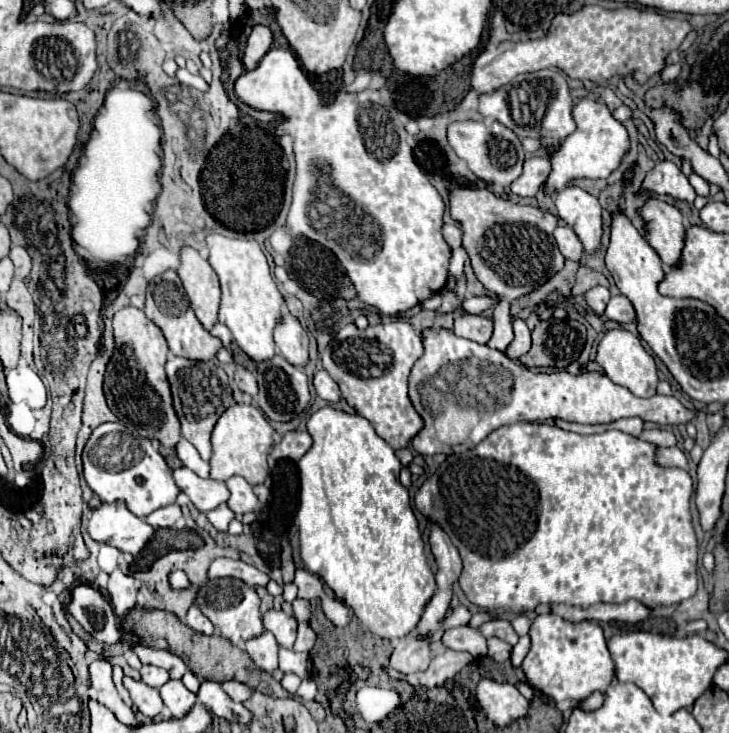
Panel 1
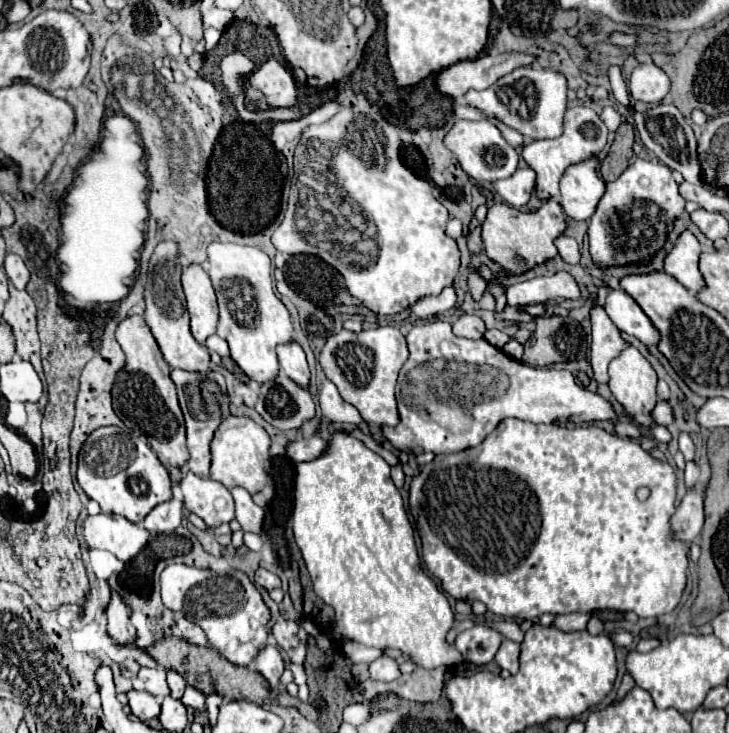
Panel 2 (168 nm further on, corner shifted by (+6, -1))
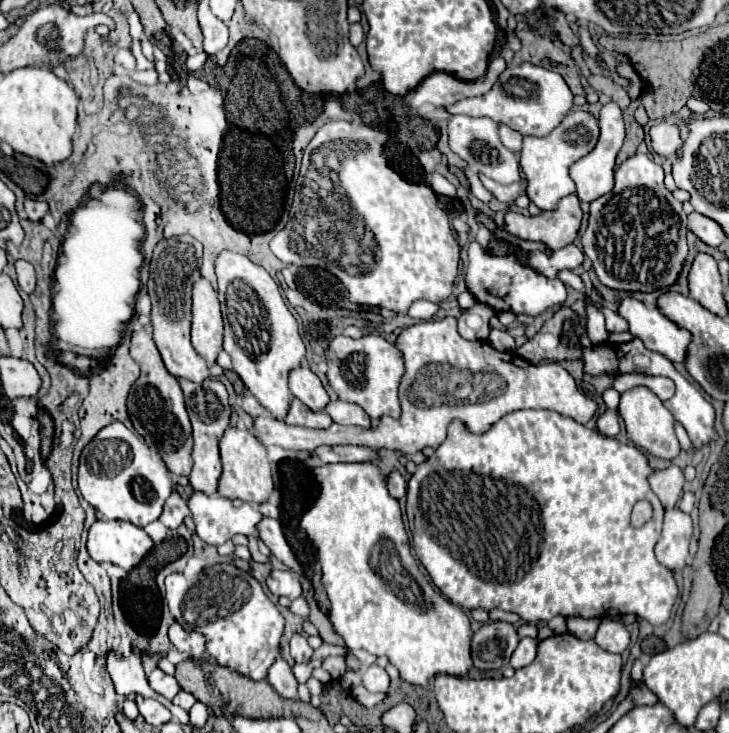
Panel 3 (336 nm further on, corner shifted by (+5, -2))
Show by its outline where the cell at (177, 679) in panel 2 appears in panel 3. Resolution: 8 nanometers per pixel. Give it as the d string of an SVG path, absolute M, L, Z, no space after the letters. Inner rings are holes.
M179 690L179 694L173 698L173 704L181 706L183 710L189 710L195 702L197 702L197 700L195 700L195 696L193 696L193 694L189 694L189 692L185 692L185 690Z

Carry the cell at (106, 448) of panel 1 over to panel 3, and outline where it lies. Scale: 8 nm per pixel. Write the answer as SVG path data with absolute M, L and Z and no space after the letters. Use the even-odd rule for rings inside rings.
M121 422L101 428L83 448L77 484L83 498L105 518L127 520L135 526L145 526L157 520L173 490L169 470L159 452L149 448L141 436L125 428Z

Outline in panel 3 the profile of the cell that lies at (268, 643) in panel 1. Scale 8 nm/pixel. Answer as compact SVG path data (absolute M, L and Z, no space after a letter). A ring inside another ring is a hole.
M277 656L277 660L271 664L271 668L267 670L267 682L283 696L283 698L297 698L297 680L291 674L289 664Z

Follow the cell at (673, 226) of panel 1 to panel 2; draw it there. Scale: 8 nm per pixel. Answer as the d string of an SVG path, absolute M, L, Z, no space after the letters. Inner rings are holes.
M684 231L672 253L666 257L666 273L682 283L692 295L704 289L704 277L698 269L700 253L702 245L698 239L690 231Z

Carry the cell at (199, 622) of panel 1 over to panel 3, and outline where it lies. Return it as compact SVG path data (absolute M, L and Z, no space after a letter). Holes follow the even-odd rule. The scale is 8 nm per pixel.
M177 622L169 628L169 640L179 652L187 652L193 658L203 658L205 656L205 638L199 632L185 630Z

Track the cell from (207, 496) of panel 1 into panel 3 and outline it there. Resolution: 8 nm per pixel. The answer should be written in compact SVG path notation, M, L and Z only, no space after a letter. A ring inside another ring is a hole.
M195 490L189 498L189 510L191 510L191 516L195 520L195 526L197 526L197 536L207 542L207 544L213 544L213 546L219 546L223 544L225 540L233 538L235 534L253 534L257 536L257 530L255 530L255 524L257 520L261 520L261 514L257 508L253 508L251 504L247 502L241 502L241 500L229 500L229 498L223 498L223 496L209 496L205 492L199 492Z

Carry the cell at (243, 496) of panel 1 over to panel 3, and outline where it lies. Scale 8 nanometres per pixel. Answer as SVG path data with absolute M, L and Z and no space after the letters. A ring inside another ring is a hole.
M261 518L261 520L257 522L257 532L259 532L259 538L267 544L267 548L271 550L271 554L273 554L275 558L279 558L281 562L285 562L291 570L303 574L303 568L301 568L301 564L297 562L297 558L293 556L287 540L285 540L285 536L283 536L281 524L279 524L277 520L273 520L273 518Z

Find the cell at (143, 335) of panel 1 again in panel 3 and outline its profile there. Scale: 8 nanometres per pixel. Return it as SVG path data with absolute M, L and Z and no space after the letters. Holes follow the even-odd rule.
M143 326L135 330L131 336L131 358L141 366L141 376L133 384L129 398L127 398L127 412L131 416L133 428L145 438L145 442L161 454L167 468L177 476L189 476L193 458L193 438L191 438L191 424L183 402L183 392L175 376L165 372L165 364L159 356L159 350L151 336L151 326Z

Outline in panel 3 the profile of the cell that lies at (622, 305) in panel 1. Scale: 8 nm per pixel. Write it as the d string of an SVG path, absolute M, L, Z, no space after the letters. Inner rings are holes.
M627 296L619 304L619 316L629 324L629 332L641 338L649 350L661 352L671 362L683 362L689 344L689 332L677 328L671 320L661 316L657 308L647 308L643 302Z

